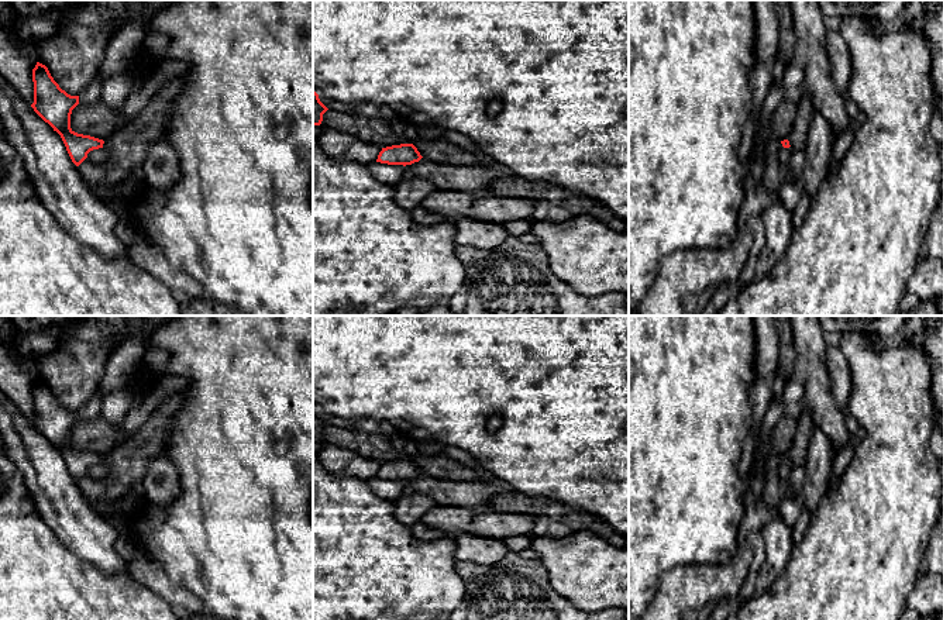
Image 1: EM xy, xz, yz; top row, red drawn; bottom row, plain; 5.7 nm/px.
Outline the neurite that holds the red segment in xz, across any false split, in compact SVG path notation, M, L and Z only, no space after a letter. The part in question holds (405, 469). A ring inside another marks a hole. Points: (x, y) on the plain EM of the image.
M400 459L382 464L376 478L388 480L412 480L419 478L423 472L413 459Z

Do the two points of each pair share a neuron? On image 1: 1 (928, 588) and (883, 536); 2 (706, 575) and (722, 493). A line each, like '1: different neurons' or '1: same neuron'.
1: different neurons
2: different neurons

